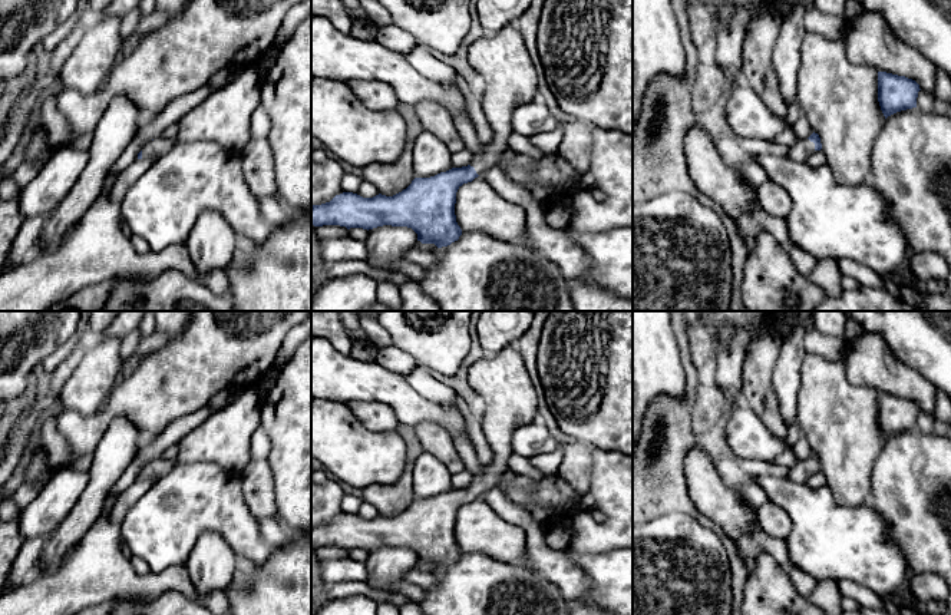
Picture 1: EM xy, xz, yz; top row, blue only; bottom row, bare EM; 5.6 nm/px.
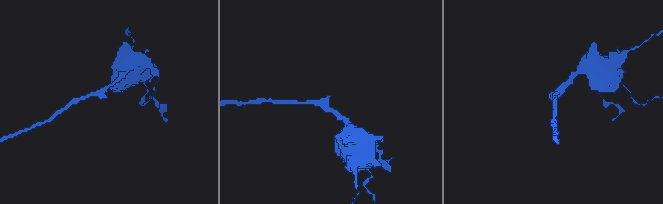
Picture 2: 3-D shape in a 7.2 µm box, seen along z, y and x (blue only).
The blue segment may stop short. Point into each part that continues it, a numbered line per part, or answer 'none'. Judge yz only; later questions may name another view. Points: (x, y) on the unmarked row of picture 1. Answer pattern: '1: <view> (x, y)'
1: yz (802, 470)

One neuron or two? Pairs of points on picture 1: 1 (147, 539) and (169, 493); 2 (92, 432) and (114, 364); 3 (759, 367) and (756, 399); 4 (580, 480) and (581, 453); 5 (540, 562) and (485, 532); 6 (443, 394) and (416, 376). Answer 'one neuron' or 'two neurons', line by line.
1: one neuron
2: two neurons
3: one neuron
4: one neuron
5: two neurons
6: one neuron

